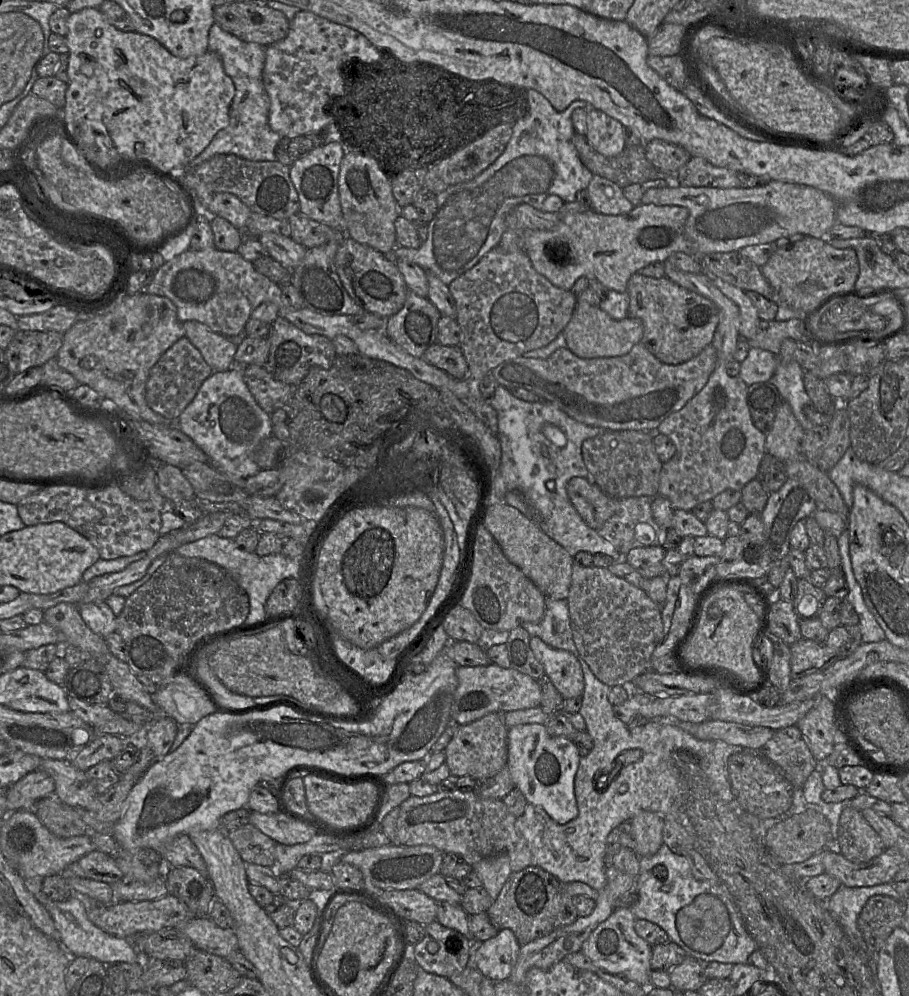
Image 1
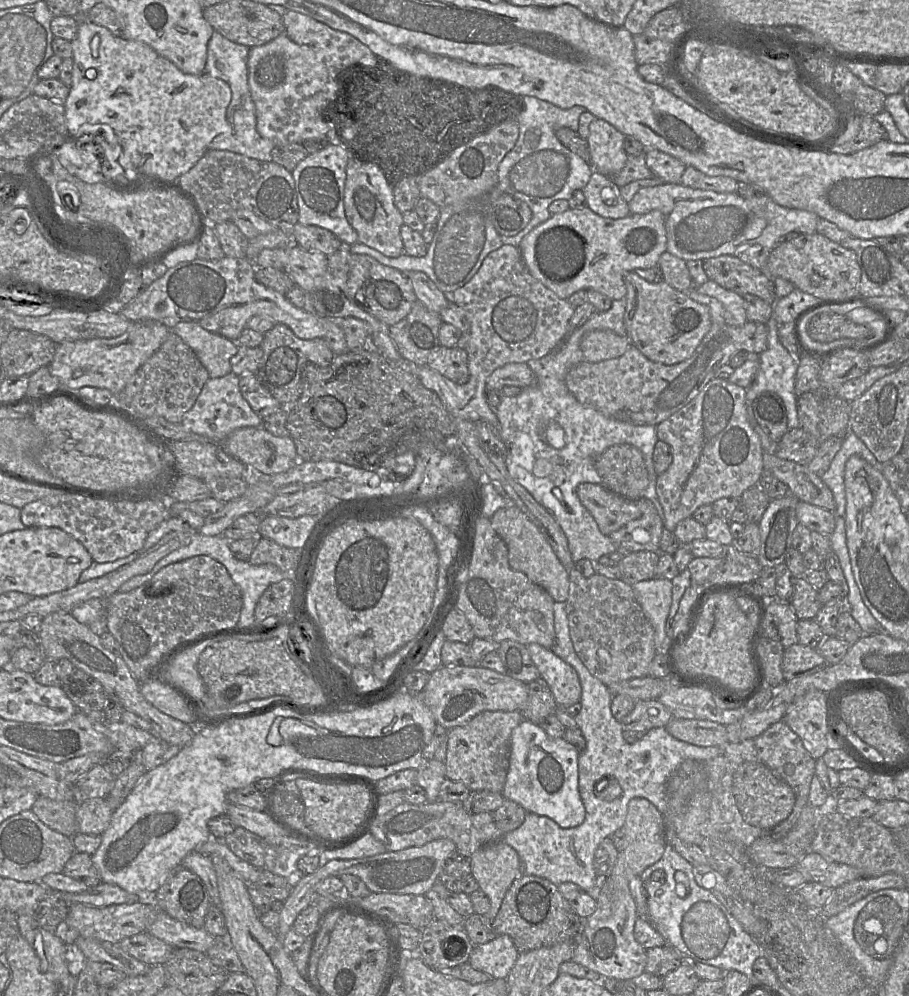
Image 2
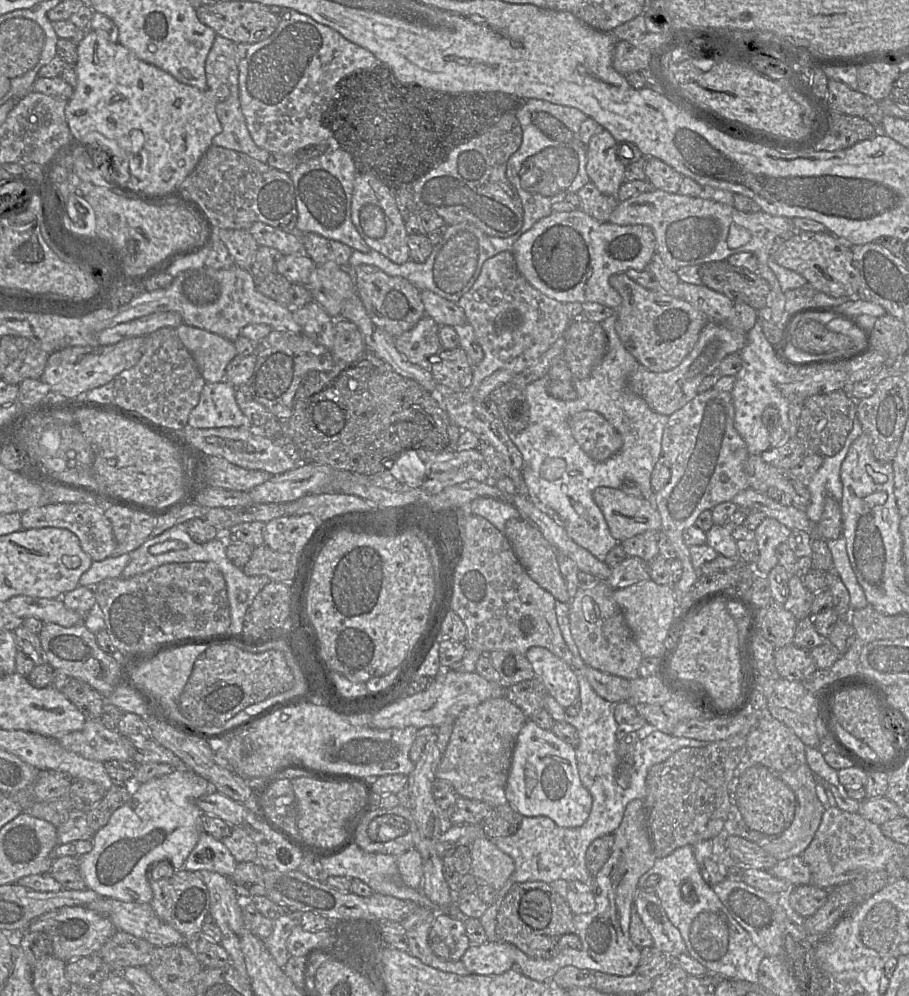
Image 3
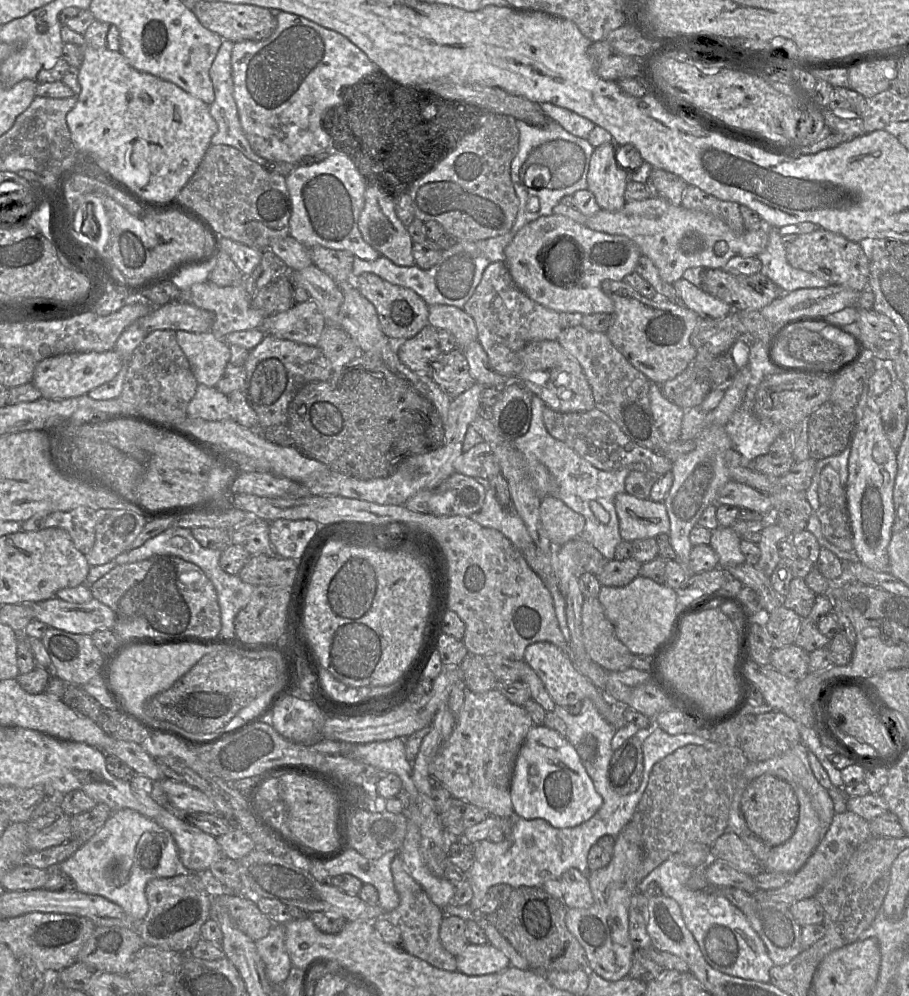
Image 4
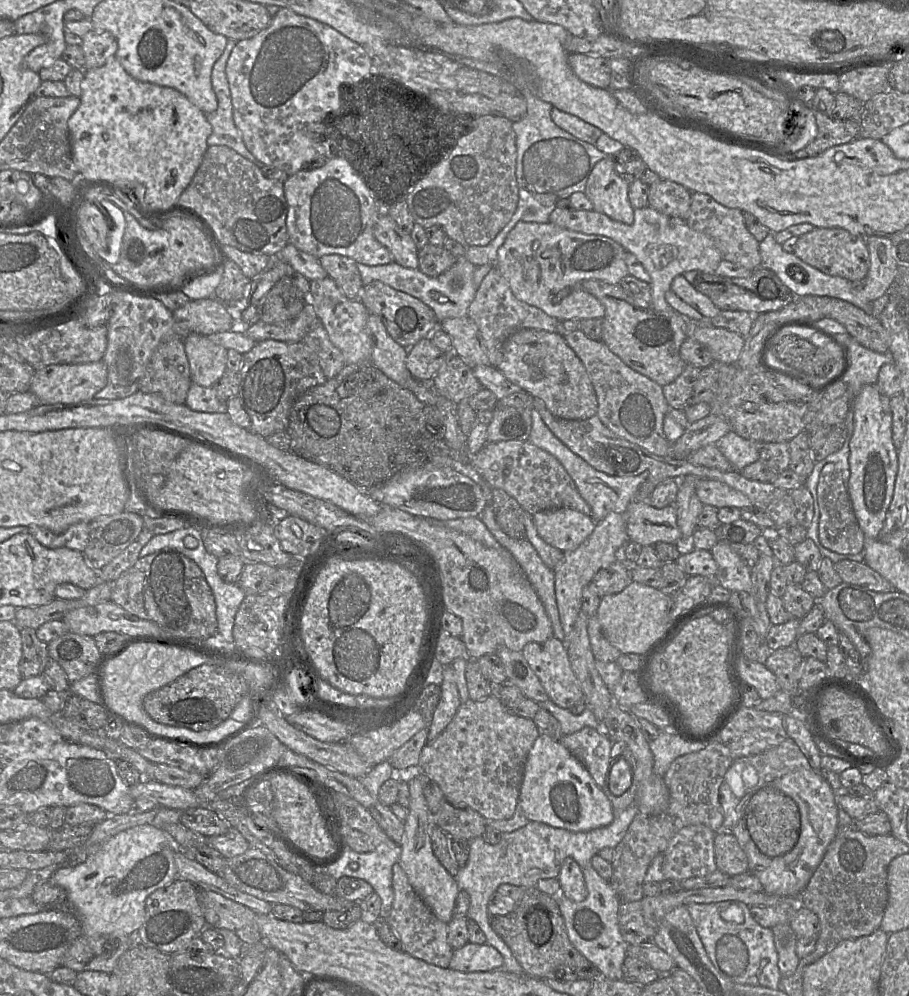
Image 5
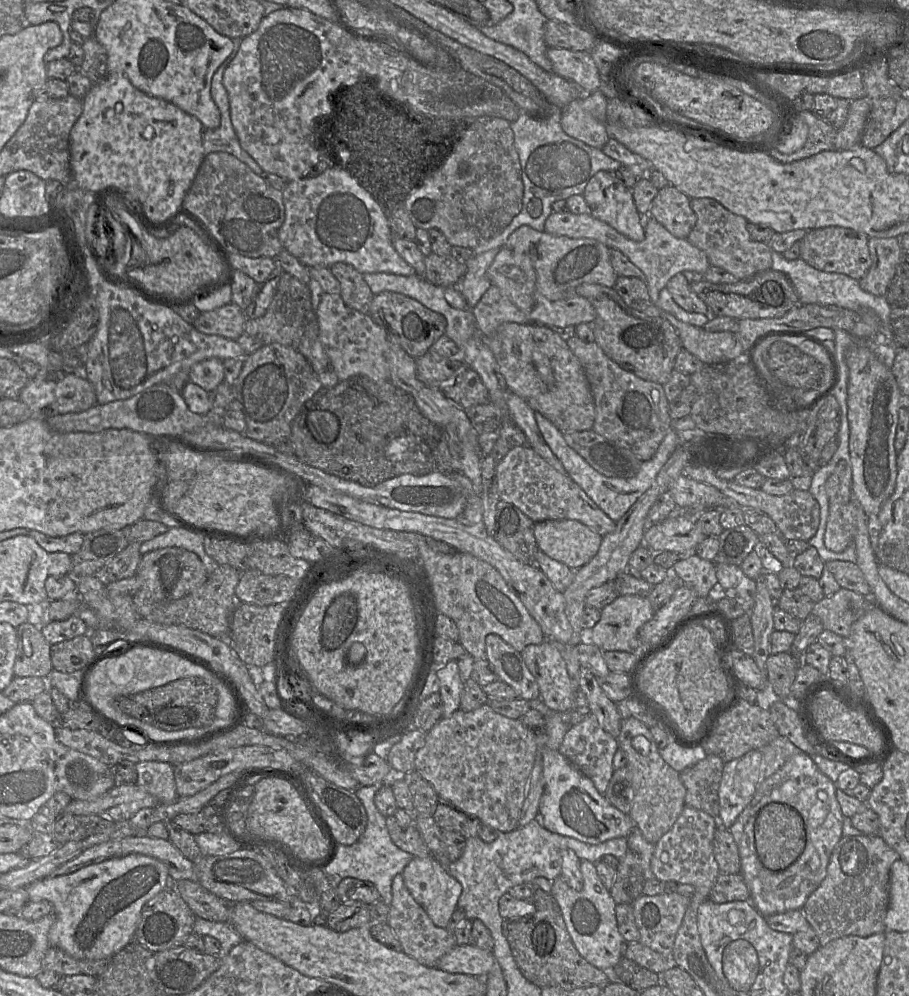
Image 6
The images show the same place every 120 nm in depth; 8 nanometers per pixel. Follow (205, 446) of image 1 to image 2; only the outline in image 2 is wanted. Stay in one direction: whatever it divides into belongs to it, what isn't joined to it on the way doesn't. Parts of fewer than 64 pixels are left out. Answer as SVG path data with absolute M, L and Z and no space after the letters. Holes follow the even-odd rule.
M233 372L223 377L209 378L192 408L184 414L181 424L214 443L222 442L236 429L262 426L263 419L242 396L239 381L240 376Z

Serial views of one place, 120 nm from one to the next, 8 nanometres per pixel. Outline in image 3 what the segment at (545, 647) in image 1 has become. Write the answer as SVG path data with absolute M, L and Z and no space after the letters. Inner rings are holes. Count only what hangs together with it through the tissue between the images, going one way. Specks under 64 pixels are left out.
M541 646L530 647L525 655L534 669L535 677L544 683L548 694L563 708L580 700L577 675L565 661Z

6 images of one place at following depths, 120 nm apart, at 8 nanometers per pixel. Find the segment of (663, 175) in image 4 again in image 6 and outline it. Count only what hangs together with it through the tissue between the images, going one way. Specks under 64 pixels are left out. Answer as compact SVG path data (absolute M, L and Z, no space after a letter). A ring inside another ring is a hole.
M672 185L660 189L653 199L649 216L673 236L687 239L695 227L697 217L690 205L691 199Z

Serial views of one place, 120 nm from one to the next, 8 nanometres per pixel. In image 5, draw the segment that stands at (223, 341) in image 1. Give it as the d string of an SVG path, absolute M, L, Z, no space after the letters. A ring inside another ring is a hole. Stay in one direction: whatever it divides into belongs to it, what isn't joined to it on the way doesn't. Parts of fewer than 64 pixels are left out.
M197 333L186 335L183 344L192 383L212 387L227 369L228 350Z

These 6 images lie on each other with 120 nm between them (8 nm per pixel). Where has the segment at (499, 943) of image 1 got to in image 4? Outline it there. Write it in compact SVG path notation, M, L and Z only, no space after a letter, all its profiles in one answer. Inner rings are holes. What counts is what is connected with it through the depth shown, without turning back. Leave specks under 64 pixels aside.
M469 943L456 956L457 971L468 976L497 973L510 967L509 958L490 943L477 945Z

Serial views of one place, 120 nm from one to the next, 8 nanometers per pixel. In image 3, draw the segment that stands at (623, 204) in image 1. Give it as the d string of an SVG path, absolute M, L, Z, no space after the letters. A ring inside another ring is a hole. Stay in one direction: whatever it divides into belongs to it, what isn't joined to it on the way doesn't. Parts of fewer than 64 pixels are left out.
M590 181L576 193L580 199L579 208L600 222L608 222L611 213L619 204L617 197L602 194Z

